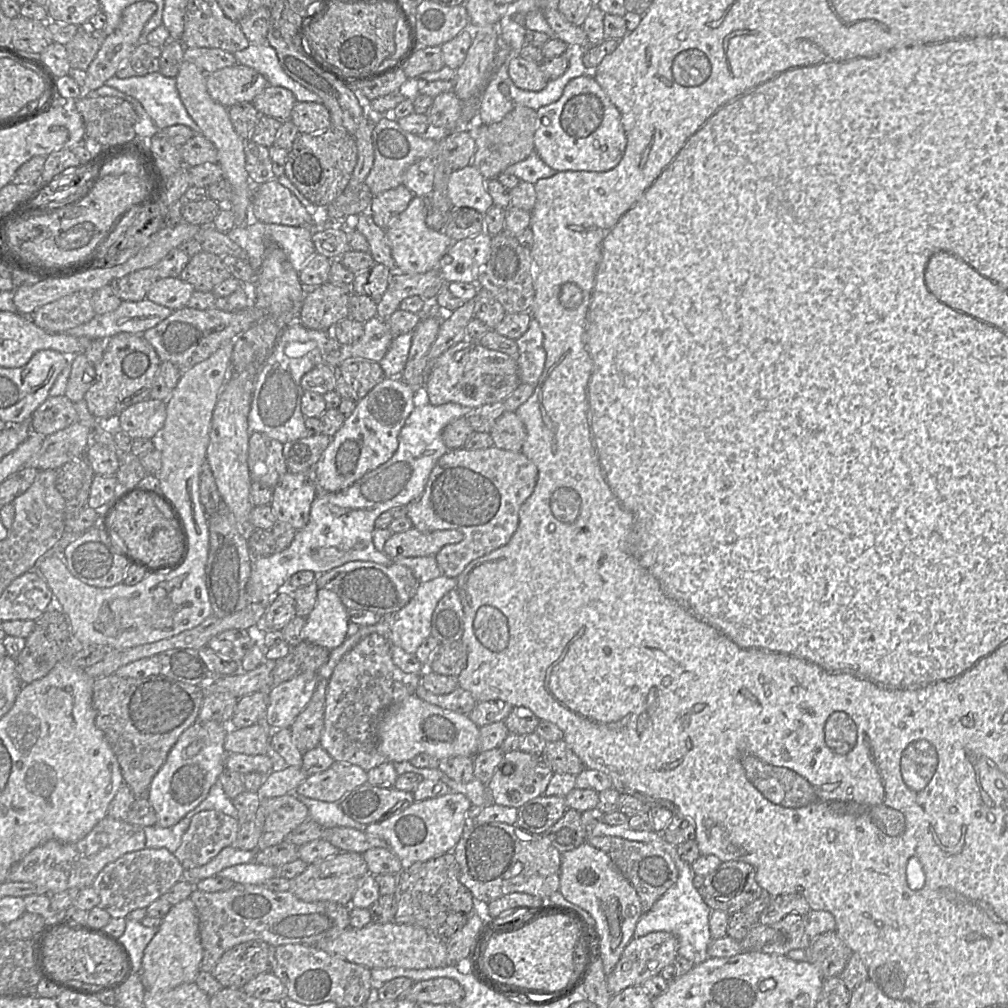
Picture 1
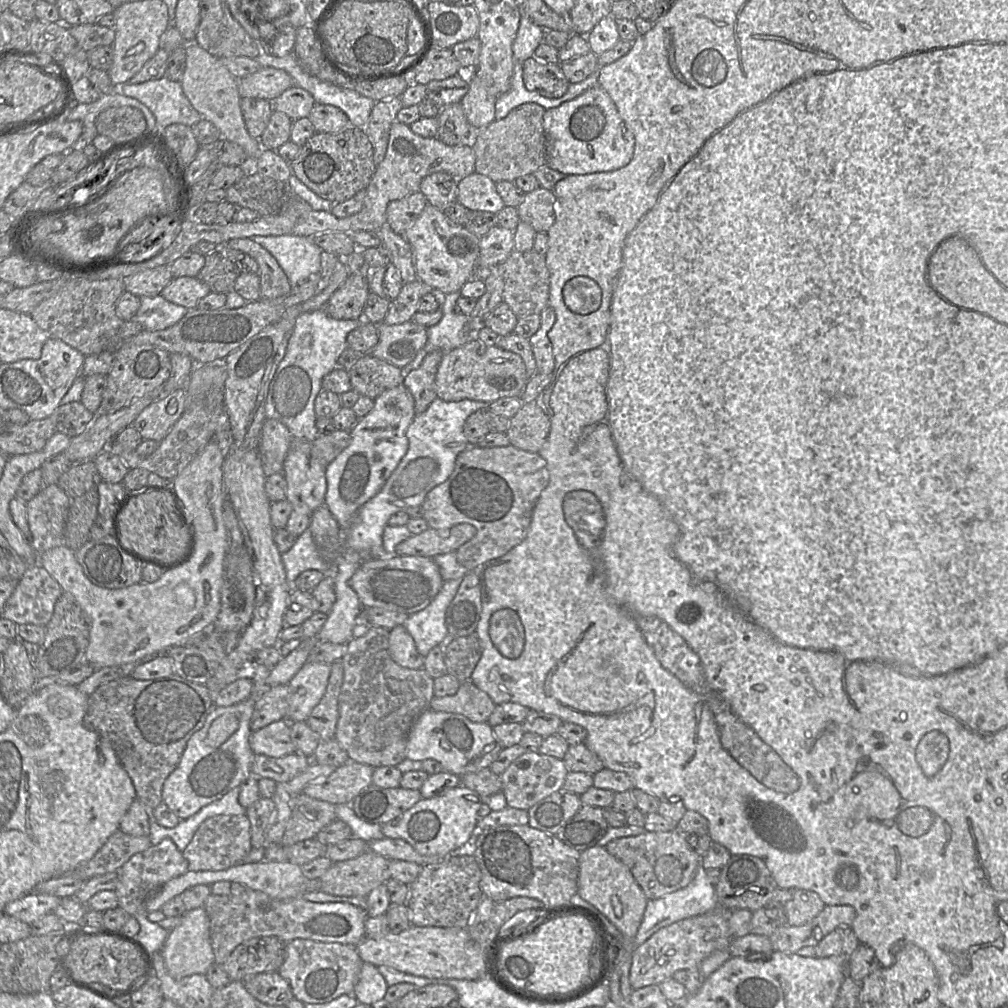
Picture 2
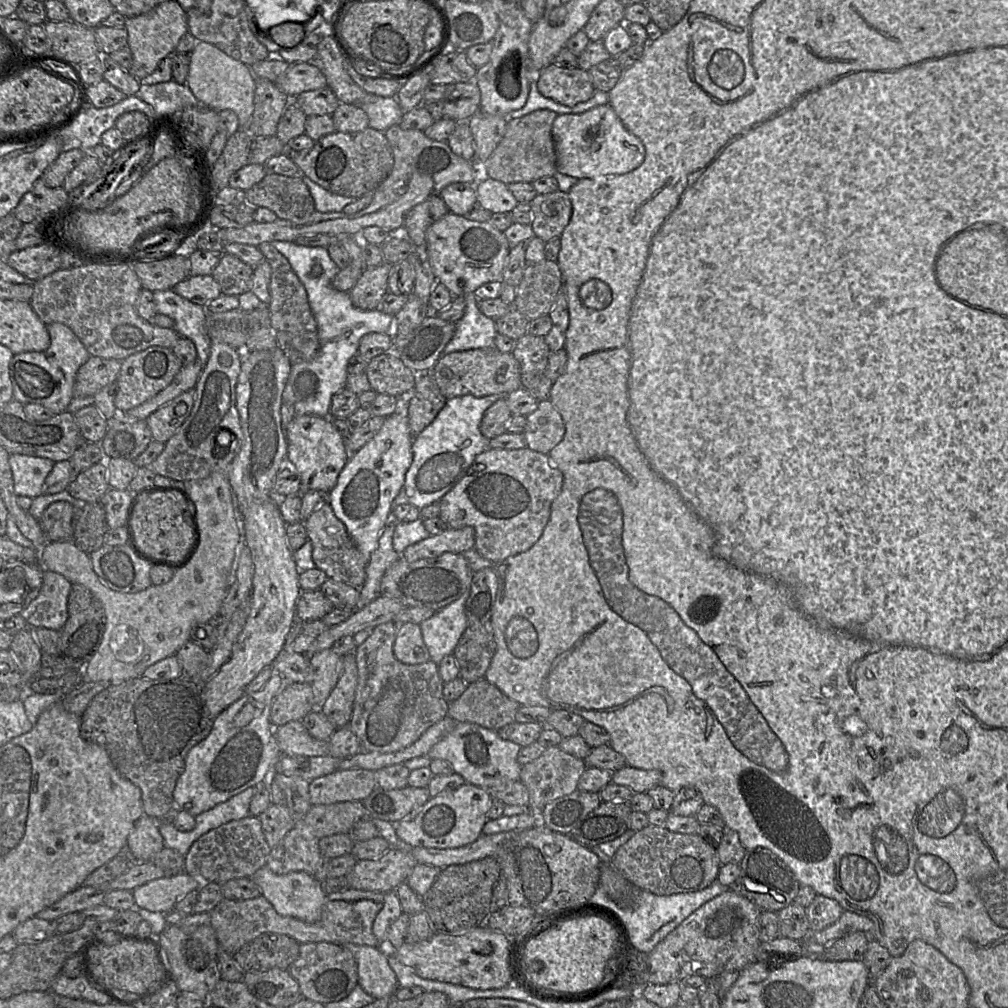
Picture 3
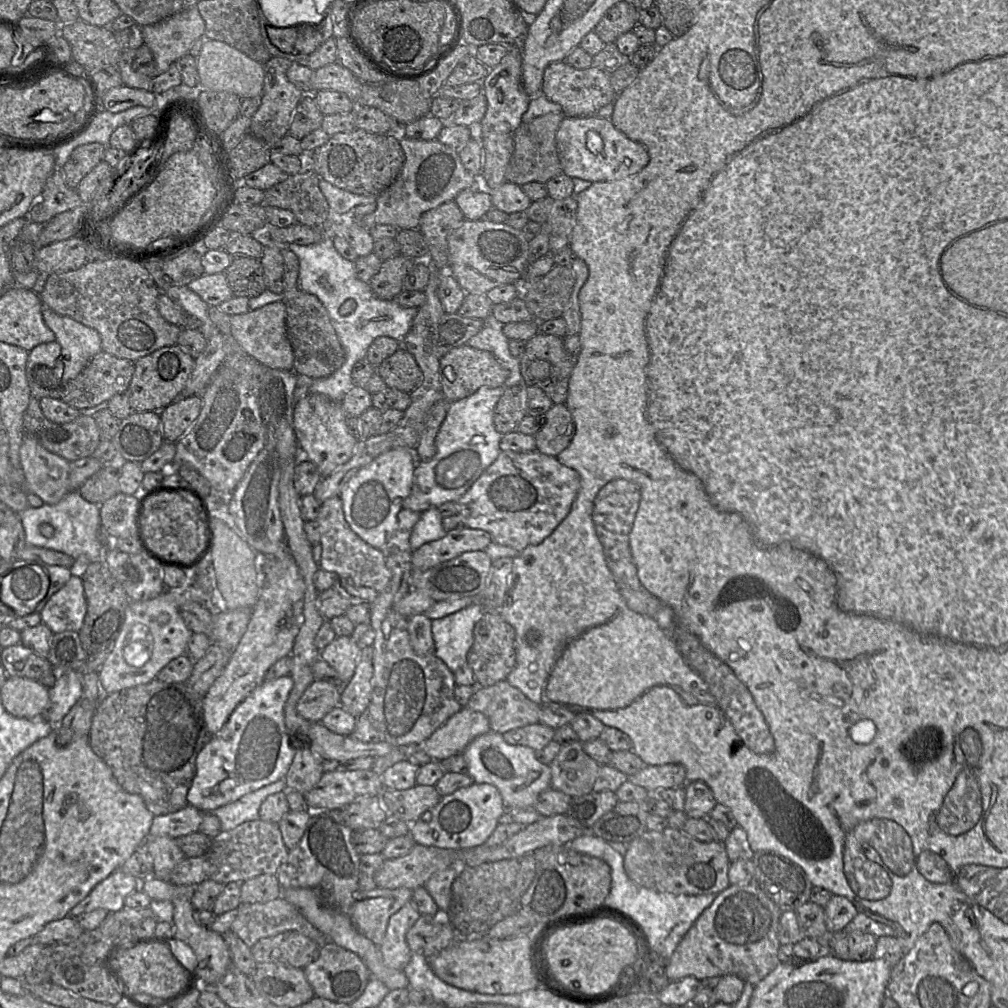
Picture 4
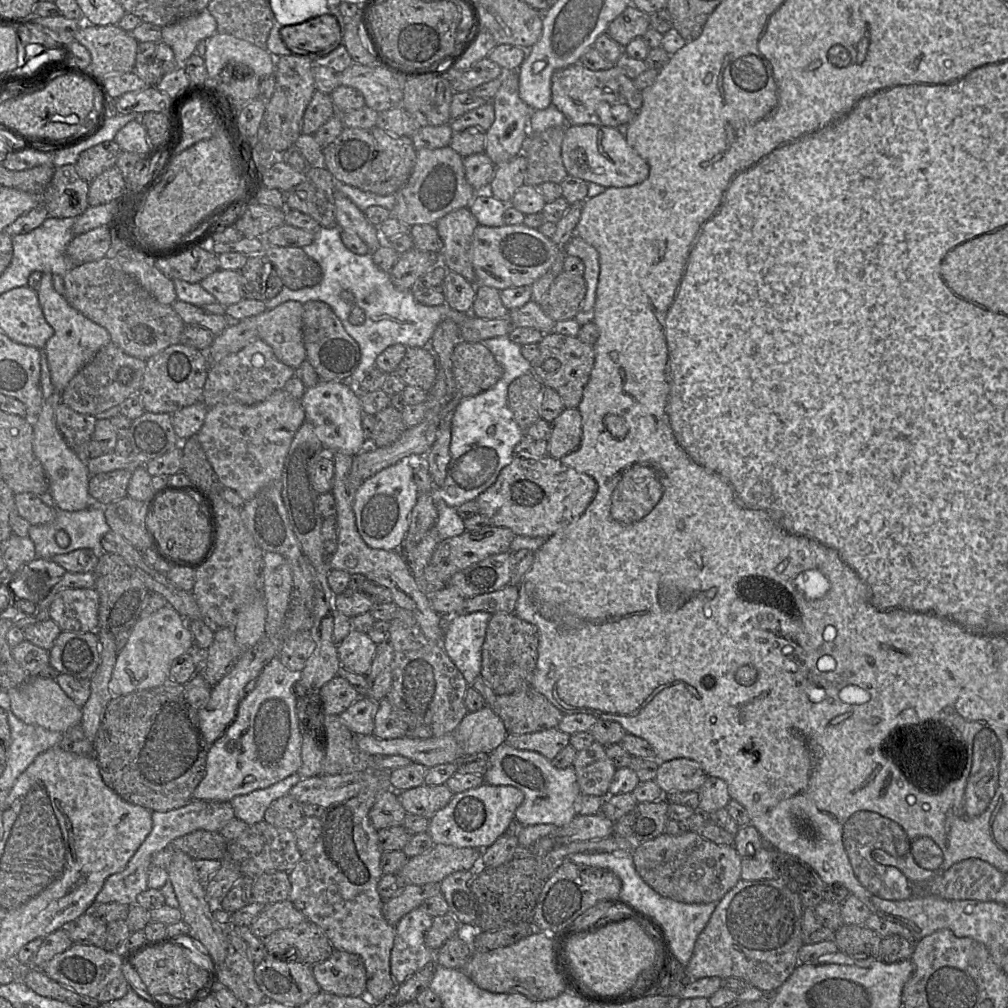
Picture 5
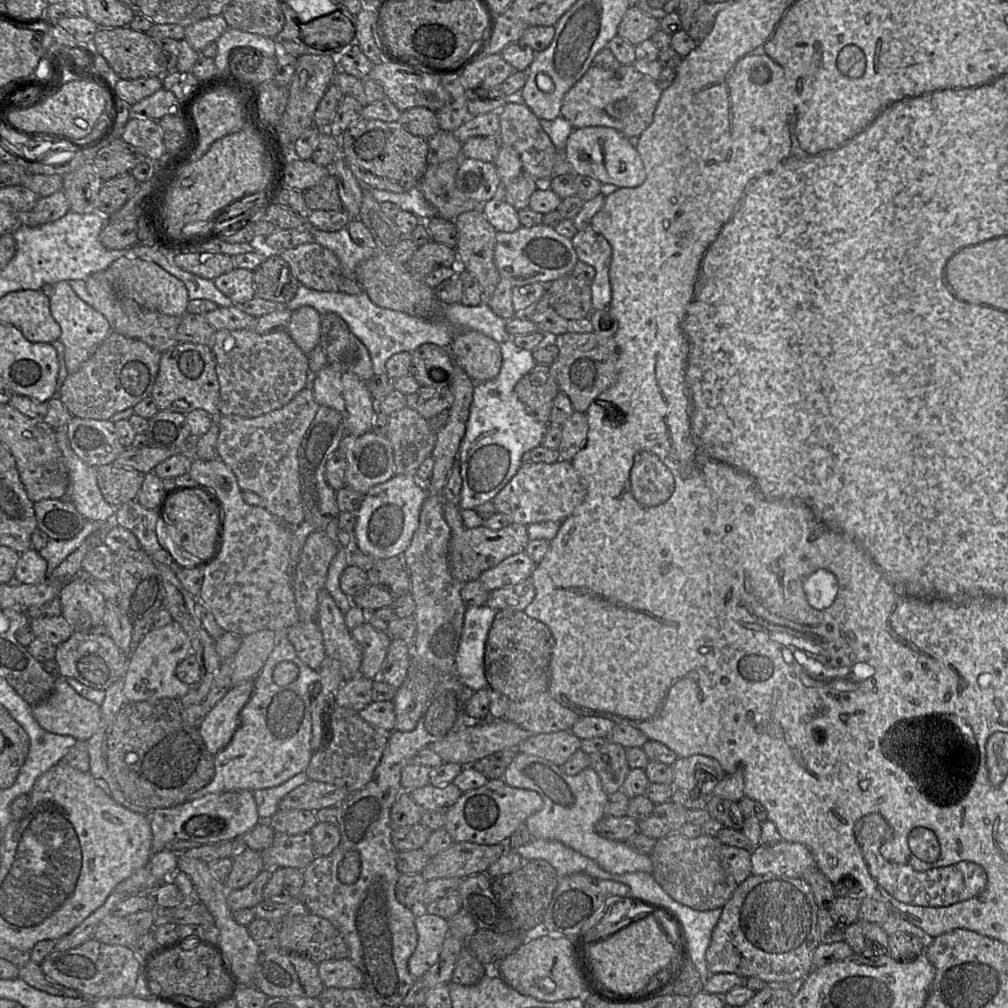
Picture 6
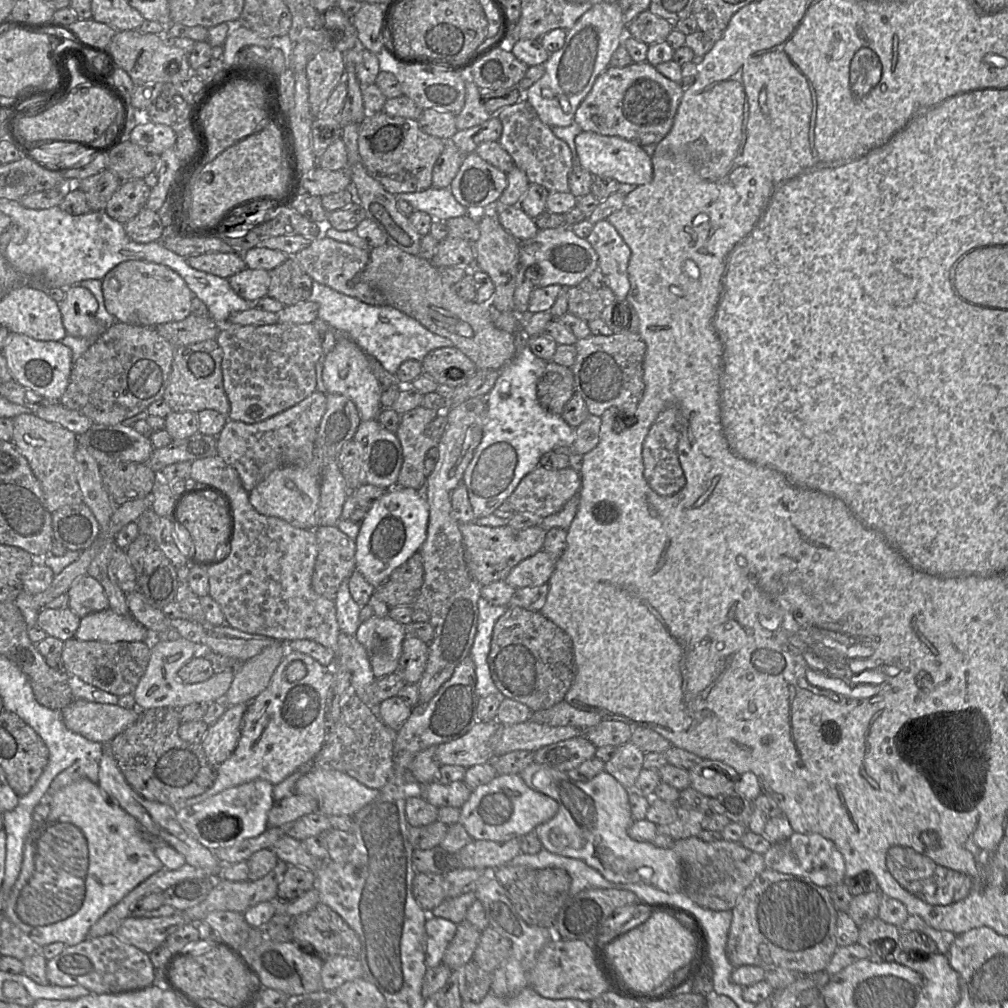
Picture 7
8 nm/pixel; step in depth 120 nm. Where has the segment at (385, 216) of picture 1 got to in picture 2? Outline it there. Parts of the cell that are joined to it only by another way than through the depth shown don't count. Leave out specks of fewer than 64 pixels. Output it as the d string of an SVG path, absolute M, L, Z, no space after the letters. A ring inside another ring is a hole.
M421 192L390 202L386 209L386 226L399 235L403 234L427 204L429 203Z

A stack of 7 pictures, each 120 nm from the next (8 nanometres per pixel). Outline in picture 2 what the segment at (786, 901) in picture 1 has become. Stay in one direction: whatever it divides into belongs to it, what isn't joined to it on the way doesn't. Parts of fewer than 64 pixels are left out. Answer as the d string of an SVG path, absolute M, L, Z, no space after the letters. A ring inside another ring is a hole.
M794 890L793 899L786 902L784 911L788 926L801 926L815 918L825 908L817 893L808 890Z

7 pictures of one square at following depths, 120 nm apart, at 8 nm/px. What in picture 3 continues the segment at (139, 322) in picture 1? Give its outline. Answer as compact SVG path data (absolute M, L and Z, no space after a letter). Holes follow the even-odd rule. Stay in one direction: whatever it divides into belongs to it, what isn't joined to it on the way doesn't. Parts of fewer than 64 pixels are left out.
M171 289L153 291L152 295L157 313L170 317L174 321L174 330L194 343L196 361L204 366L212 344L206 329L206 309Z

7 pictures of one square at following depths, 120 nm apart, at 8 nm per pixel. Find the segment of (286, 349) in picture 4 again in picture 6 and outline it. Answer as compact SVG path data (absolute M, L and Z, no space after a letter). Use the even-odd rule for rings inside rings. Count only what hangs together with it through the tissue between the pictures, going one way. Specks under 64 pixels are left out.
M301 306L292 311L287 333L308 355L319 344L320 328L320 314L310 306Z

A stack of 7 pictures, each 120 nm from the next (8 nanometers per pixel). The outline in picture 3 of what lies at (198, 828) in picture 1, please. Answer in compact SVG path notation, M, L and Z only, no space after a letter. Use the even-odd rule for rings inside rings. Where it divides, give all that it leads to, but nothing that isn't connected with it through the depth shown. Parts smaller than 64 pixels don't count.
M249 815L225 823L198 838L184 857L184 872L218 884L236 878L250 878L258 869L266 866L270 851L260 820Z

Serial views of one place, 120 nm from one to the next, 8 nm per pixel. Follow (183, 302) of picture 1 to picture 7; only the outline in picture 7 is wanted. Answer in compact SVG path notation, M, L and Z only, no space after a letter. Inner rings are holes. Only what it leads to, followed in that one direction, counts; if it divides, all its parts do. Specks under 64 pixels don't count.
M245 268L230 276L228 282L237 295L251 302L267 296L270 275L266 270Z

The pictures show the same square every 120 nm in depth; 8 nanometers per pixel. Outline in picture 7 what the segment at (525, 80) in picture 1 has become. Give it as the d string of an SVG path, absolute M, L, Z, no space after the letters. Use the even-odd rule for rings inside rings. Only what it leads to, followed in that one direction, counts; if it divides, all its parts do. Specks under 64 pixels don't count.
M646 61L623 68L609 66L579 105L574 122L582 131L619 136L640 146L656 145L670 131L683 92L680 83L668 79Z

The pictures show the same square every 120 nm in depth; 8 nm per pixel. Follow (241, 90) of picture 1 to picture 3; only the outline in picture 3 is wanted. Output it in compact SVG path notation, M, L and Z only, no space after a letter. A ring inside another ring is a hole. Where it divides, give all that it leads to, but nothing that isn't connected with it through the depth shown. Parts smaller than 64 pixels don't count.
M291 63L274 82L290 98L299 94L327 87L323 73L310 63Z

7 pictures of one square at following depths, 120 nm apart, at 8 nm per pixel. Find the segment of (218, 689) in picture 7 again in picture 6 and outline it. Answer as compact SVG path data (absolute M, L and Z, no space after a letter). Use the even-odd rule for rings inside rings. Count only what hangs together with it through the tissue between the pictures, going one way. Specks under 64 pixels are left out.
M175 621L160 628L153 628L134 646L129 655L129 666L123 676L123 694L130 702L160 698L181 699L191 685L181 682L175 673L180 661L192 653L190 639L185 630Z

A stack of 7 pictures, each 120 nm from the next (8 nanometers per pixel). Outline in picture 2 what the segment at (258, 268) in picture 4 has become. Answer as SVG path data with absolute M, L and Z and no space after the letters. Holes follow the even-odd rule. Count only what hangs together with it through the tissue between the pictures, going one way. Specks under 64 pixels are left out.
M213 251L205 256L205 263L197 278L204 282L211 292L234 292L234 284L241 273L234 263L220 252Z

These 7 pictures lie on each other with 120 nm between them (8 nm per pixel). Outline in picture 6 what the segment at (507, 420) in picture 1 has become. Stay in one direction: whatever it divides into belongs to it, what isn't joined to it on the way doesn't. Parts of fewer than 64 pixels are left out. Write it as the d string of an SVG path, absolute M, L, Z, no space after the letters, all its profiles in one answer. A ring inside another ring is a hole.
M574 411L560 429L561 441L557 450L559 460L571 462L587 443L588 421L586 414Z

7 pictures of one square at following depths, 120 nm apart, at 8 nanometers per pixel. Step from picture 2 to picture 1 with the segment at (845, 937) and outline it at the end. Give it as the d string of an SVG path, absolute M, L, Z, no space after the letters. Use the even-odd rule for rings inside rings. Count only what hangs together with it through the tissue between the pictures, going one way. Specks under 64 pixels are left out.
M829 931L817 936L805 949L805 955L805 961L814 965L824 979L842 973L852 950L836 931Z

